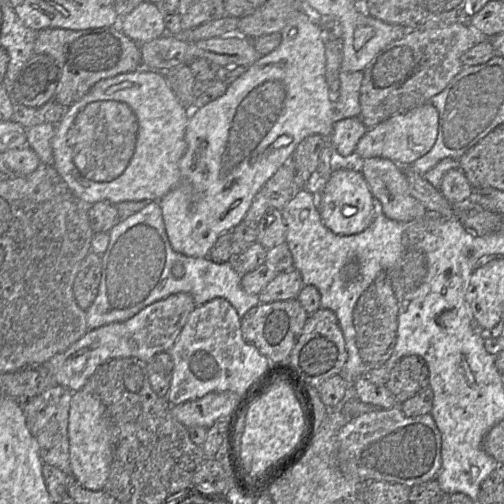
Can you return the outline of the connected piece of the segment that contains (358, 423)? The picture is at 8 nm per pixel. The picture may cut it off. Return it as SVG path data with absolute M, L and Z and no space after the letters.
M399 405L364 413L352 418L340 430L337 439L337 464L345 475L364 482L399 483L412 487L436 478L441 467L441 435L430 413L407 417Z

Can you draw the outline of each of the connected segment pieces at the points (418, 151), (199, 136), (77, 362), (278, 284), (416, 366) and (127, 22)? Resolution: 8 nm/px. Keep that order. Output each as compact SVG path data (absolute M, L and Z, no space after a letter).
M430 103L394 115L367 130L356 146L355 158L365 160L380 157L389 159L400 166L411 166L433 147L438 135L438 124L438 110Z
M307 7L304 12L295 14L294 17L289 19L284 29L280 32L282 40L275 50L260 57L255 63L250 65L244 74L228 85L223 96L205 106L197 106L192 109L185 133L187 148L179 162L180 179L177 185L158 201L162 210L166 233L174 251L188 257L208 257L210 249L218 237L222 233L230 233L234 227L238 226L244 220L257 192L275 174L275 172L289 160L297 145L311 135L320 135L329 139L329 142L321 151L317 170L313 173L305 188L313 194L315 200L319 198L319 193L321 194L322 188L334 171L331 166L333 147L330 144L330 137L338 116L335 110L335 104L330 100L329 88L325 78L325 31L314 18L315 16L307 9Z
M172 294L146 306L124 322L88 330L83 337L64 352L53 356L45 365L56 385L72 392L82 390L96 369L111 359L137 358L148 363L158 353L169 353L195 308L196 304L190 294Z
M295 269L278 273L258 295L260 303L297 299L304 286L300 273Z
M417 355L402 357L389 372L386 388L400 404L429 387L429 369Z
M140 3L132 12L119 19L119 29L131 40L143 44L166 33L164 15L156 4Z

